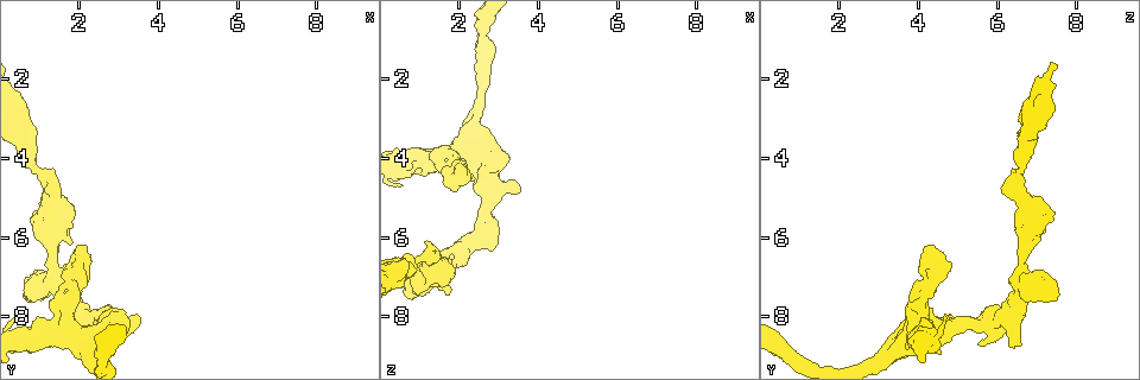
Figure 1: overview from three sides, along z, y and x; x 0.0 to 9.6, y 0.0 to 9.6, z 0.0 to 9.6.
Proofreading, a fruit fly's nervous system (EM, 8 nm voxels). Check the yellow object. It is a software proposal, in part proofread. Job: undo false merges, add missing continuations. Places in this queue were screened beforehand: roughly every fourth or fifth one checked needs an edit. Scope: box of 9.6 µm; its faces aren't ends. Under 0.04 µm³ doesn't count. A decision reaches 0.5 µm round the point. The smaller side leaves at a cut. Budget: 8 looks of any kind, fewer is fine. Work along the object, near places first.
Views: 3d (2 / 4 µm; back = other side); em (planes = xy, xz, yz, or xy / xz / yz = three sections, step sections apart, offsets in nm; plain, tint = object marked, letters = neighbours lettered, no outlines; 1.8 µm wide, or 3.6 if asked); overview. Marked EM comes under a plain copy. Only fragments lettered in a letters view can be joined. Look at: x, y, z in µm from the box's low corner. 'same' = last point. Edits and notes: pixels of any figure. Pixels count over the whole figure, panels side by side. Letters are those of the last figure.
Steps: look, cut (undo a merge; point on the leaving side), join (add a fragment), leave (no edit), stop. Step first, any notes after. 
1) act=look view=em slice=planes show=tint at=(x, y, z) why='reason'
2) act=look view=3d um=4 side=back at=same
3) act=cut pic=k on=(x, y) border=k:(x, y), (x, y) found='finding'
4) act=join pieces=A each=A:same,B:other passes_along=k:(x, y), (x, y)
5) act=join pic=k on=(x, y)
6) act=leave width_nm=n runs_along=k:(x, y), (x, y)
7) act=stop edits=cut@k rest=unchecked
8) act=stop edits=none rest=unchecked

act=look view=em slice=xz step=4 show=tint at=(1.40, 6.10, 6.70) why='three arms meet'

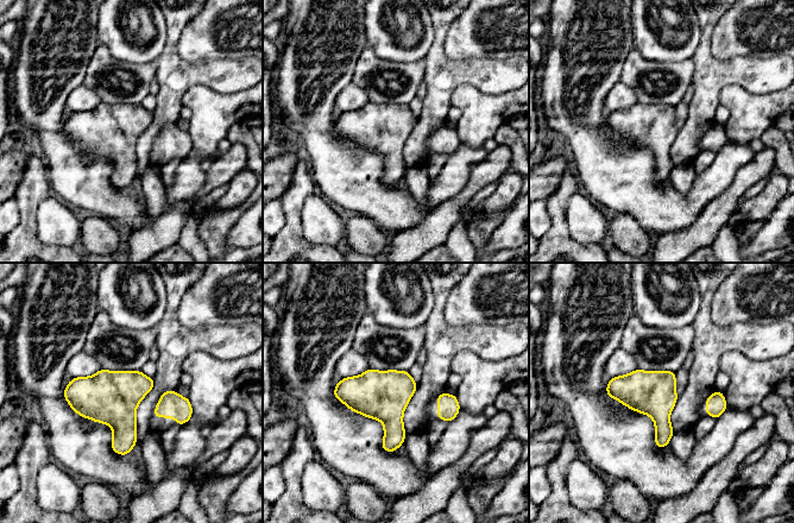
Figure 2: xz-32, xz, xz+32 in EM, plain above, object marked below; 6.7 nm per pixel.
act=look view=em slice=xz step=4 show=letters at=same

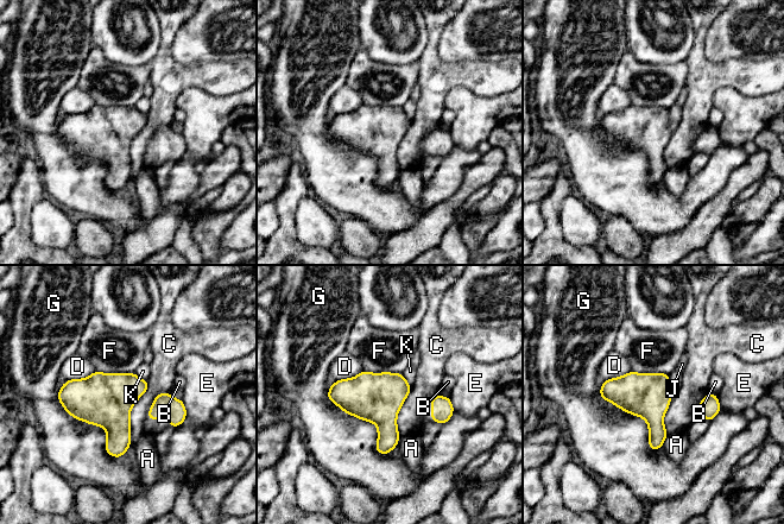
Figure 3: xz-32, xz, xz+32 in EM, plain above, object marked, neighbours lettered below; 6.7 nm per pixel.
act=leave each=A:other,B:other,C:other,D:other,E:other,F:other,G:other,J:other,K:other border=3:(147, 382), (131, 409), (130, 444) found='all the same neuron'

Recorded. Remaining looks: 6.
act=look view=em um=3.6 slice=planes show=tint at=(2.00, 8.50, 3.80) why='abrupt turn'

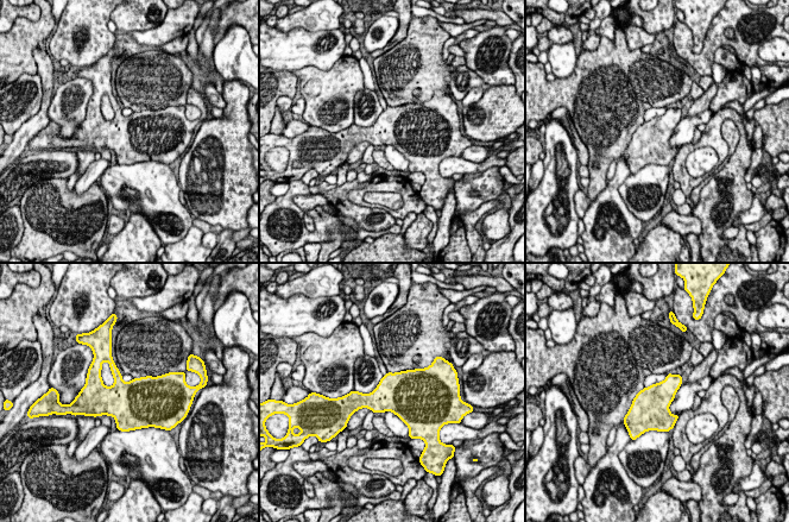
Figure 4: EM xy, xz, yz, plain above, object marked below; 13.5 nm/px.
act=look view=em um=3.6 slice=planes show=letters at=same

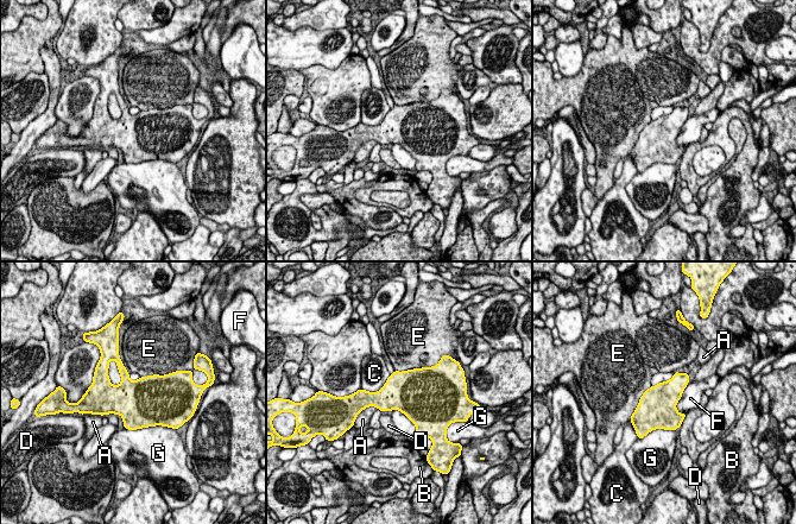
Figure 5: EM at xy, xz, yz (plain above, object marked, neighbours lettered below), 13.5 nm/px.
act=leave longest_contact=G:500nm each=A:other,B:other,C:other,D:other,E:other,F:other,G:other border=5:(688, 382), (676, 404), (680, 414) found='continuous, no second neuron'

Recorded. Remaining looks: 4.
act=look view=em slice=planes show=letters at=(3.40, 7.90, 4.80) why='free end'

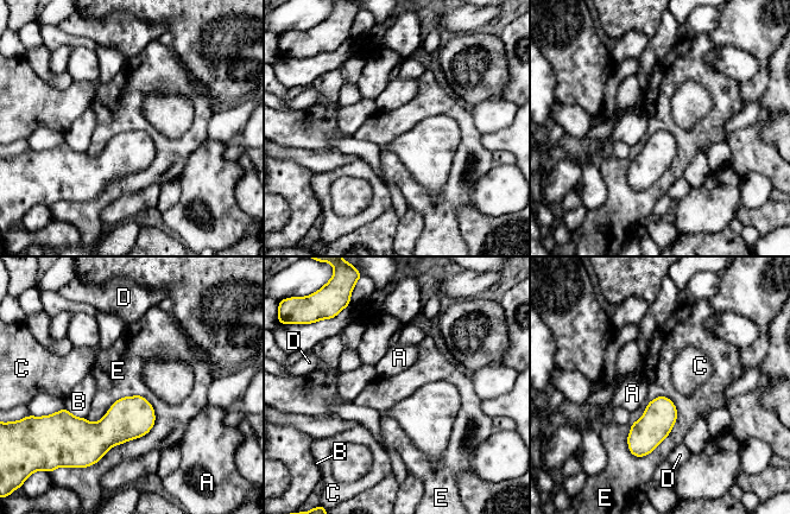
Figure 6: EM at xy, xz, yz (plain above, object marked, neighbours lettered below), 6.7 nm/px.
act=leave each=A:other,B:other,C:other,D:other,E:other border=6:(143, 395), (153, 426), (94, 463) found='no lettered fragment goes on from it'

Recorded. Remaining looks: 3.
act=stop edits=none rest=unchecked

